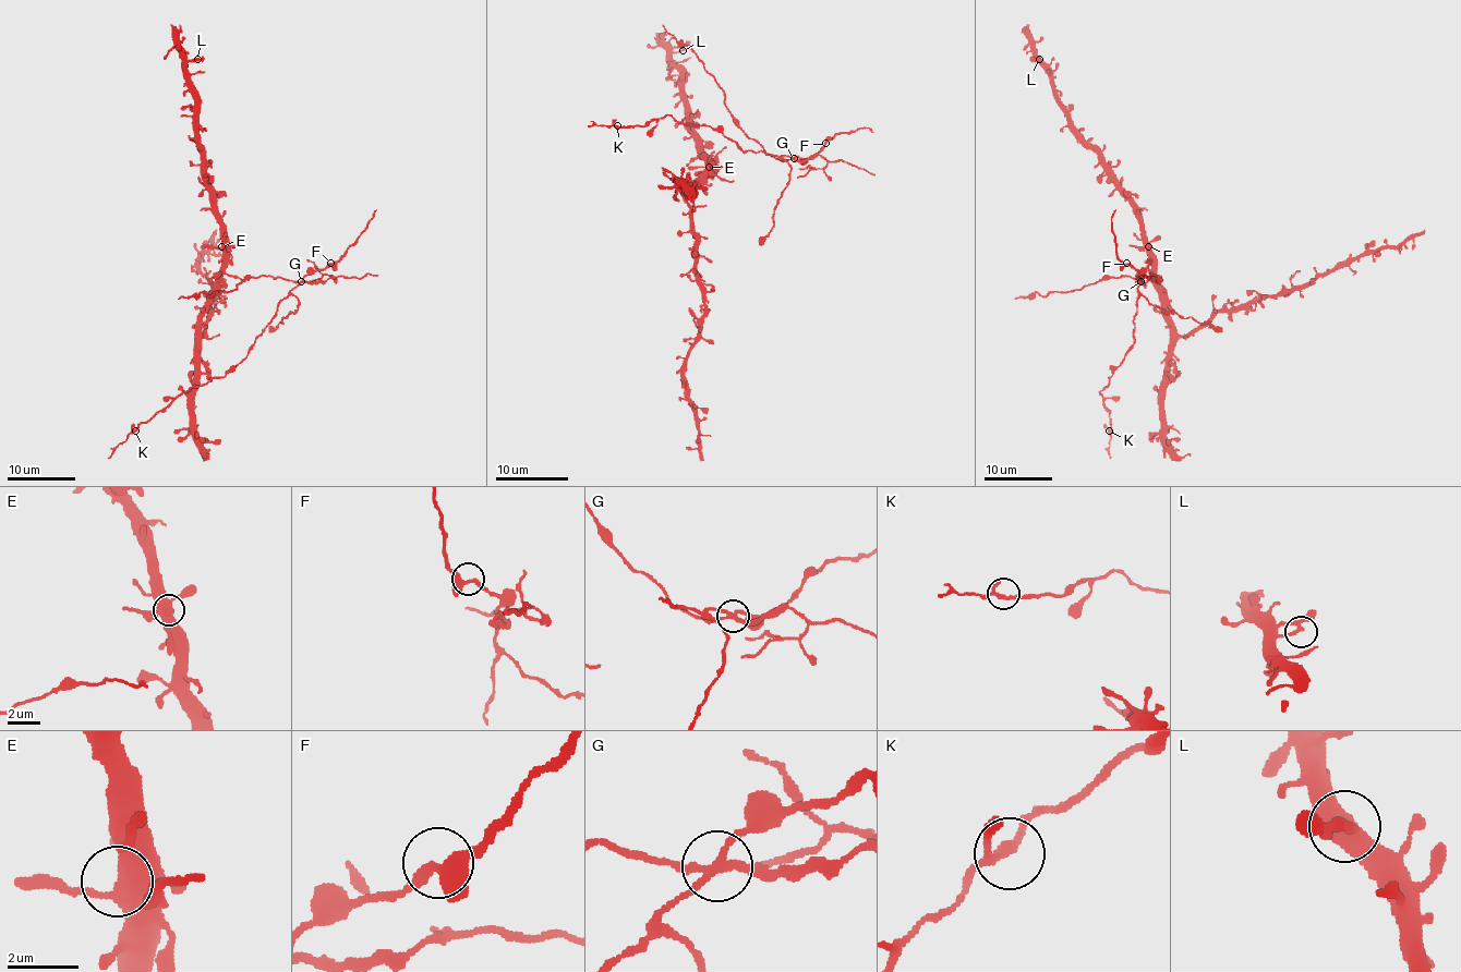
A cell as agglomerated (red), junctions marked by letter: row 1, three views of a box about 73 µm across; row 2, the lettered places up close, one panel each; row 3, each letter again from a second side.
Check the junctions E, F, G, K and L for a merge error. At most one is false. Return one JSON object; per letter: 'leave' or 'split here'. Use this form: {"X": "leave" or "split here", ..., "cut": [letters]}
{"E": "leave", "F": "leave", "G": "split here", "K": "leave", "L": "leave", "cut": ["G"]}

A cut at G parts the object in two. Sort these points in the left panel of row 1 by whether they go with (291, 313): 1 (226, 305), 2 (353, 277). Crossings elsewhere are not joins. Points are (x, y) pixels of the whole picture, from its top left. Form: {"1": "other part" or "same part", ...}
{"1": "same part", "2": "other part"}

